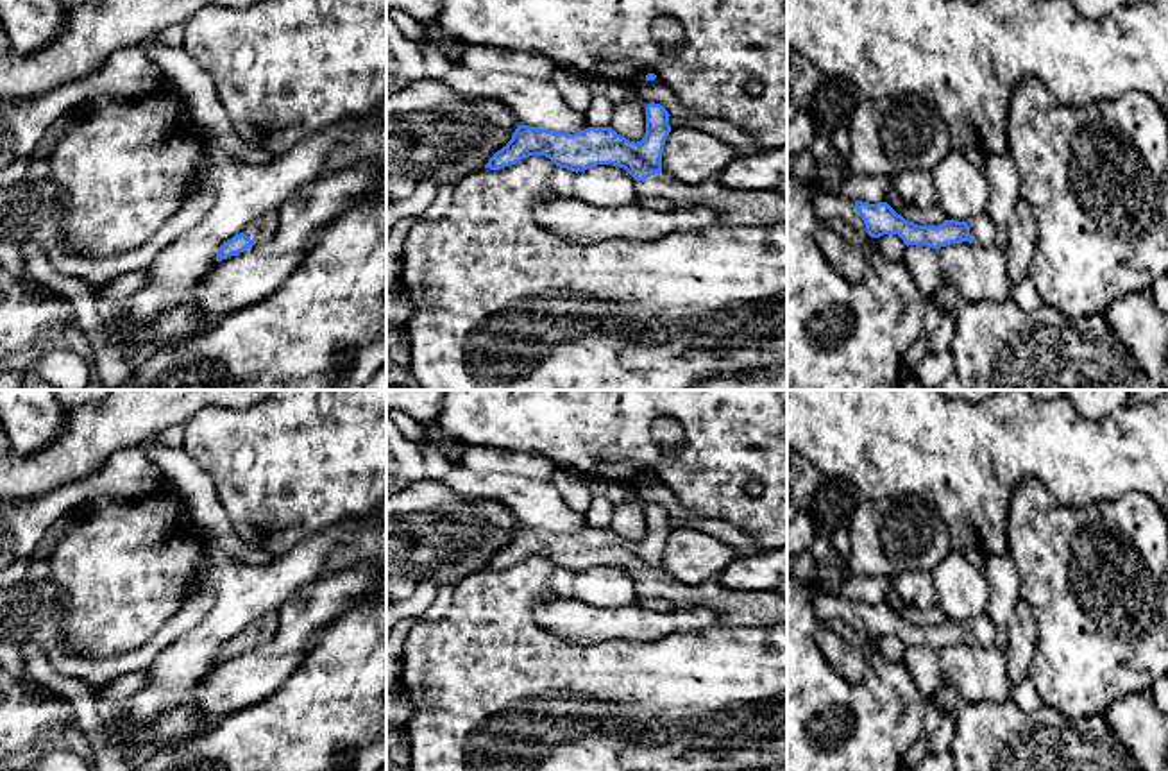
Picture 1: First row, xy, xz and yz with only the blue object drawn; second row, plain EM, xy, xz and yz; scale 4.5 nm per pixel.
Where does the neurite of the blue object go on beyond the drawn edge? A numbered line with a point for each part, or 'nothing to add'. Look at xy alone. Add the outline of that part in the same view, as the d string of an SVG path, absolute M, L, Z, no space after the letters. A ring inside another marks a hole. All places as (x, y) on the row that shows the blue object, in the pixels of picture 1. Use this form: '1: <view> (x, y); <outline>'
1: xy (265, 226); M268 213L252 220L241 233L256 243L275 234L277 227L279 227L277 213Z

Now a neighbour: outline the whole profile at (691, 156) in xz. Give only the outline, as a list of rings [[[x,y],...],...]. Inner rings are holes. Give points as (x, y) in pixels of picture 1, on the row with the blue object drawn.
[[[681,127],[671,129],[662,154],[662,174],[669,179],[698,186],[715,179],[741,152],[715,136]]]

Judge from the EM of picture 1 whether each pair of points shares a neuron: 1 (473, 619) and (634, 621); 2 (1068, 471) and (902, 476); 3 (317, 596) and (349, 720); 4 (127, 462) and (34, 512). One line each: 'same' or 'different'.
1: different
2: same
3: different
4: same

